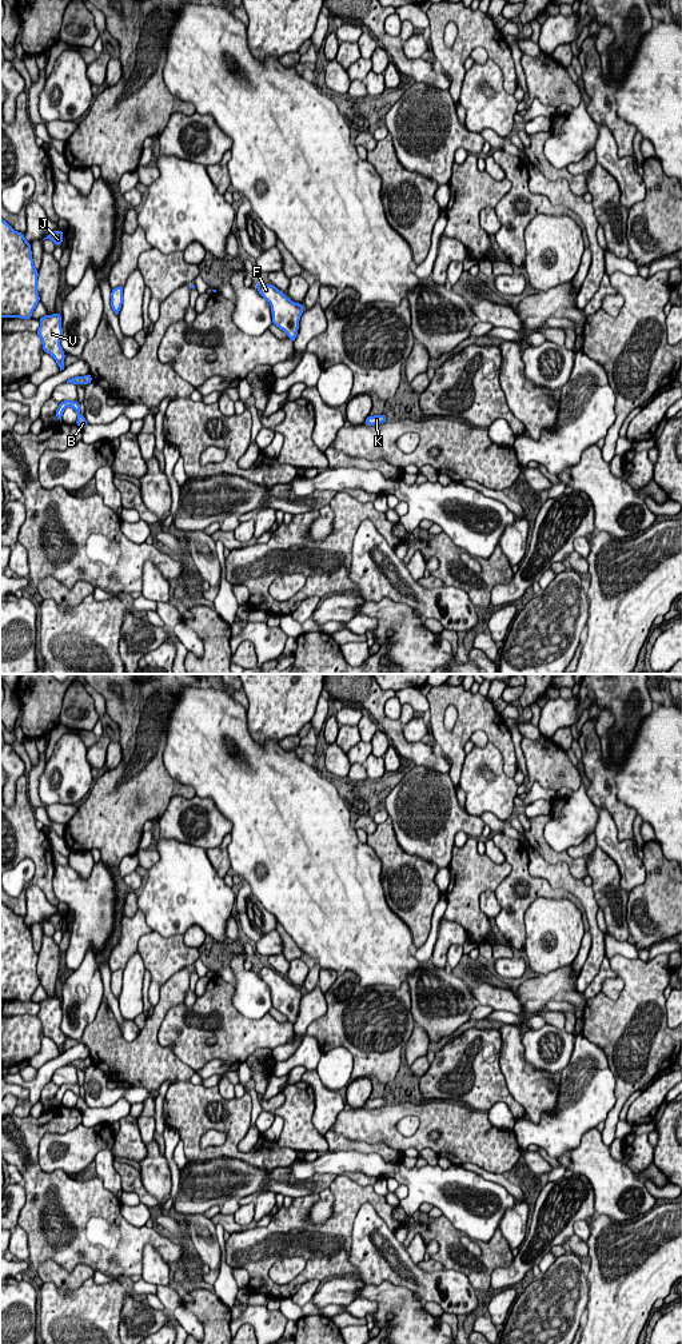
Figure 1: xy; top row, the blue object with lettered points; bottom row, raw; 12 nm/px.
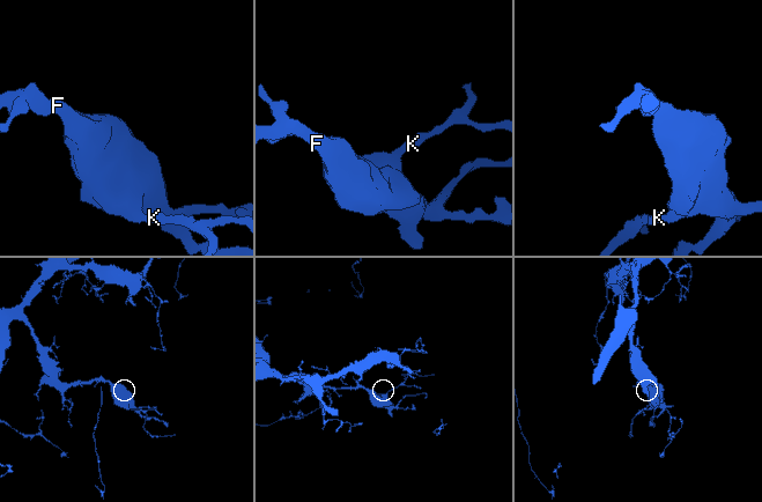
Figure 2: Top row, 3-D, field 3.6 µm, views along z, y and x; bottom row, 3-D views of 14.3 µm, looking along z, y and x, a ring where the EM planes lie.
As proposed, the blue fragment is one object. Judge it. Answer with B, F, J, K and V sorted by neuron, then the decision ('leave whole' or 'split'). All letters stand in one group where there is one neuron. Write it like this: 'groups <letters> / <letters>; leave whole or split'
groups B F J K V; leave whole

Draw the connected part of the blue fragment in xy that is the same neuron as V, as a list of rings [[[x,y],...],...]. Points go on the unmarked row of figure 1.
[[[52,997],[39,1001],[40,1010],[36,1014],[41,1022],[43,1033],[55,1041],[60,1054],[64,1053],[65,1037],[60,1030],[60,1024],[63,1020],[61,1012],[61,997]]]

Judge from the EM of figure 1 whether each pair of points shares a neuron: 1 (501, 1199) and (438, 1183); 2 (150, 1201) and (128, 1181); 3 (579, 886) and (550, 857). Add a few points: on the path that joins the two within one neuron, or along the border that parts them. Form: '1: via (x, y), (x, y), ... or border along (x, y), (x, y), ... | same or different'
1: via (485, 1192), (478, 1192), (463, 1179), (454, 1179) | same
2: via (144, 1196), (134, 1185) | same
3: border along (530, 846), (549, 862), (565, 862), (581, 880) | different

